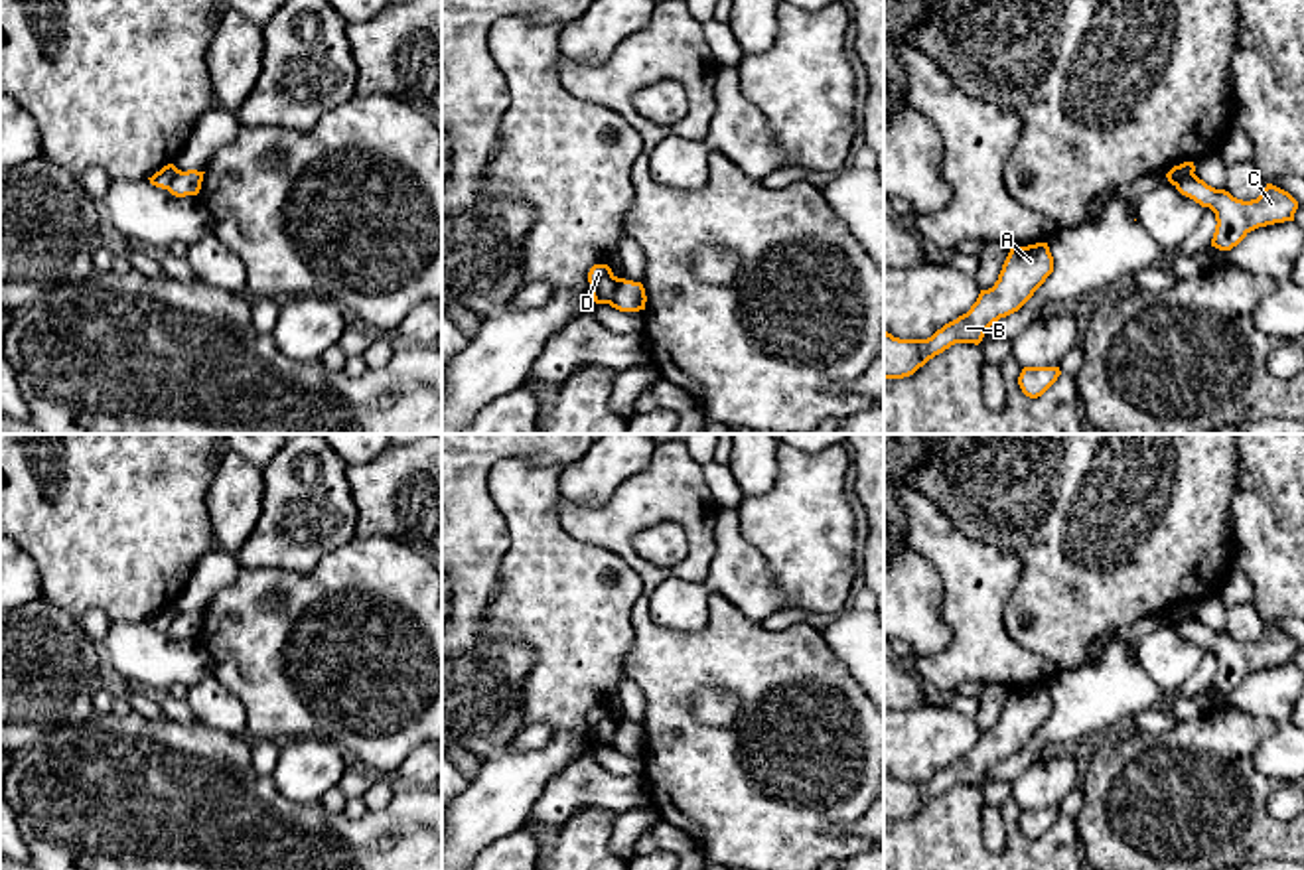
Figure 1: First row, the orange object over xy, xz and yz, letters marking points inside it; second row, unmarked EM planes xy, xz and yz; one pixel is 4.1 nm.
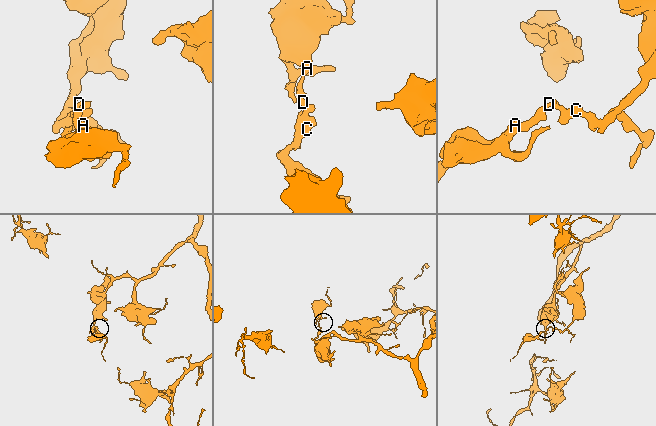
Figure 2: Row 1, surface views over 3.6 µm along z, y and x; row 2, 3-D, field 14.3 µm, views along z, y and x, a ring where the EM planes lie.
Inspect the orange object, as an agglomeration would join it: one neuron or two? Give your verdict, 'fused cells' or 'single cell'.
fused cells

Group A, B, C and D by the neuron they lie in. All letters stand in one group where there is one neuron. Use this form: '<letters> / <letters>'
A B D / C

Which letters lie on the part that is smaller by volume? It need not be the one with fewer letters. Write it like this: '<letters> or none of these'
A, B, D

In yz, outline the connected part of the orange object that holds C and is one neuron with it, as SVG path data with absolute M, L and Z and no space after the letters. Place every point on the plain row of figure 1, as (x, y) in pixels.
M1195 616L1184 617L1176 631L1215 655L1215 675L1211 689L1231 692L1251 673L1274 665L1294 663L1298 643L1284 631L1267 625L1257 641L1243 643L1225 631L1215 631Z

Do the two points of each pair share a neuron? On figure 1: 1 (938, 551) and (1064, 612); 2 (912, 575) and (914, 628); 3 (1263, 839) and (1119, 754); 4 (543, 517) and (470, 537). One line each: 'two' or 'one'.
1: two
2: one
3: one
4: two

